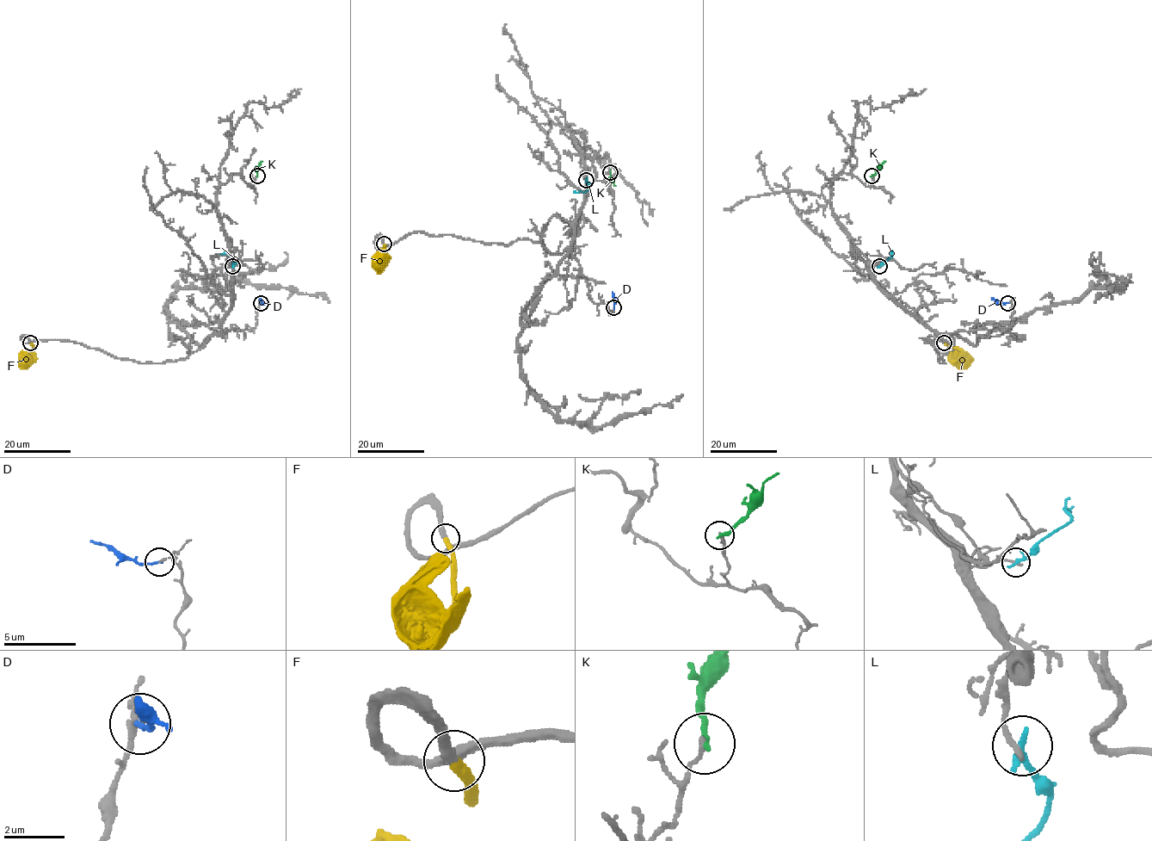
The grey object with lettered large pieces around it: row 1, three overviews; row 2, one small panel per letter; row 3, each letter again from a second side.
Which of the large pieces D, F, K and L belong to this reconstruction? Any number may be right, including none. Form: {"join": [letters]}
{"join": ["F"]}

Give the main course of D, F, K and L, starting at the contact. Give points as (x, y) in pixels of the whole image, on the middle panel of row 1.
D: (613, 307), (612, 291)
F: (384, 244), (387, 262), (379, 249)
K: (610, 172), (610, 178), (615, 186)
L: (586, 179), (589, 187), (583, 192), (573, 192)

